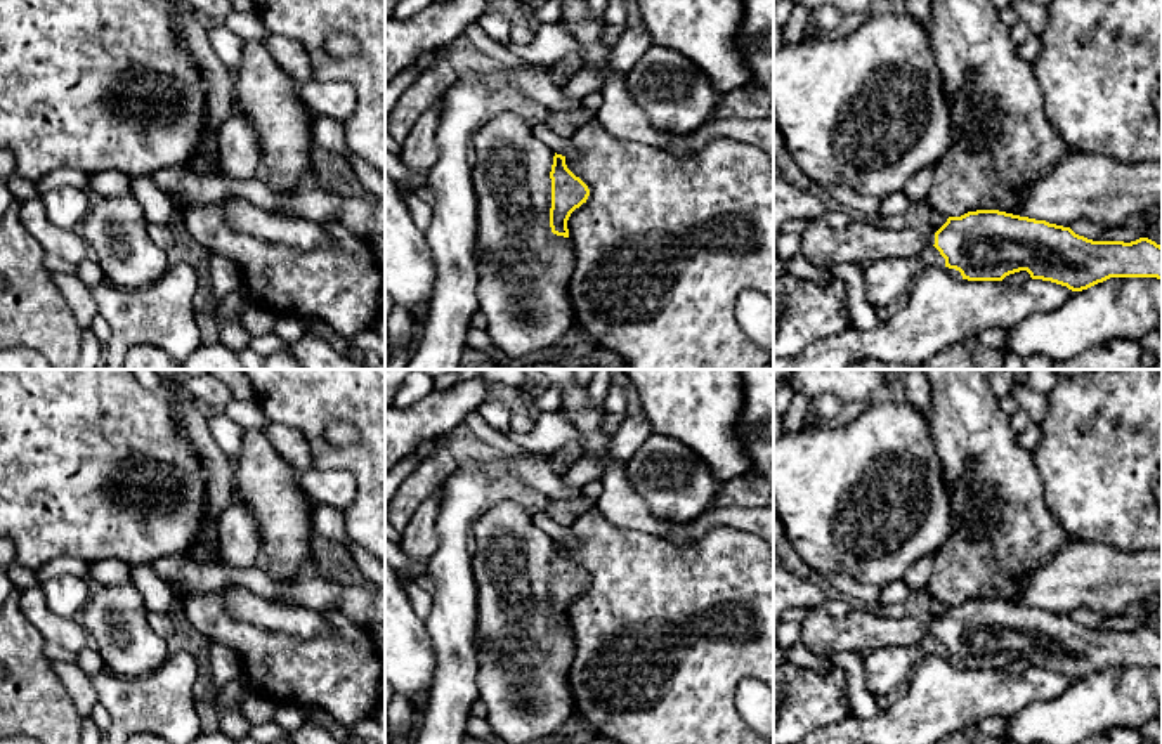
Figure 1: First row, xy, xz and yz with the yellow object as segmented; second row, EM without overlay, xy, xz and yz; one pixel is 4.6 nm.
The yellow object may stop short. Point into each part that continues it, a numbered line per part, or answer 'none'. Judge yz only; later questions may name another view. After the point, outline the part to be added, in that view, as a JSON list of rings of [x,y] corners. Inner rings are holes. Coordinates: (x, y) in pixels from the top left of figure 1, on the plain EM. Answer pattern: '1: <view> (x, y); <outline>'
1: yz (822, 635); [[[874,607],[852,610],[845,617],[832,617],[822,609],[812,609],[801,623],[801,643],[817,657],[836,652],[879,650],[897,645],[914,645],[926,633],[935,633],[935,619],[924,624],[909,614],[902,619],[883,616]]]

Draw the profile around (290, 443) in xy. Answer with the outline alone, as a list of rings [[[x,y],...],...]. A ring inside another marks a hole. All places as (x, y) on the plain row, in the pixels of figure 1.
[[[269,421],[265,434],[272,447],[291,463],[297,472],[304,473],[312,468],[310,446],[300,430]]]

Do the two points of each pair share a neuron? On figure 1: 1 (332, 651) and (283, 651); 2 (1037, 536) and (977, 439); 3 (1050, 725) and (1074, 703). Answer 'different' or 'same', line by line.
1: same
2: same
3: same

